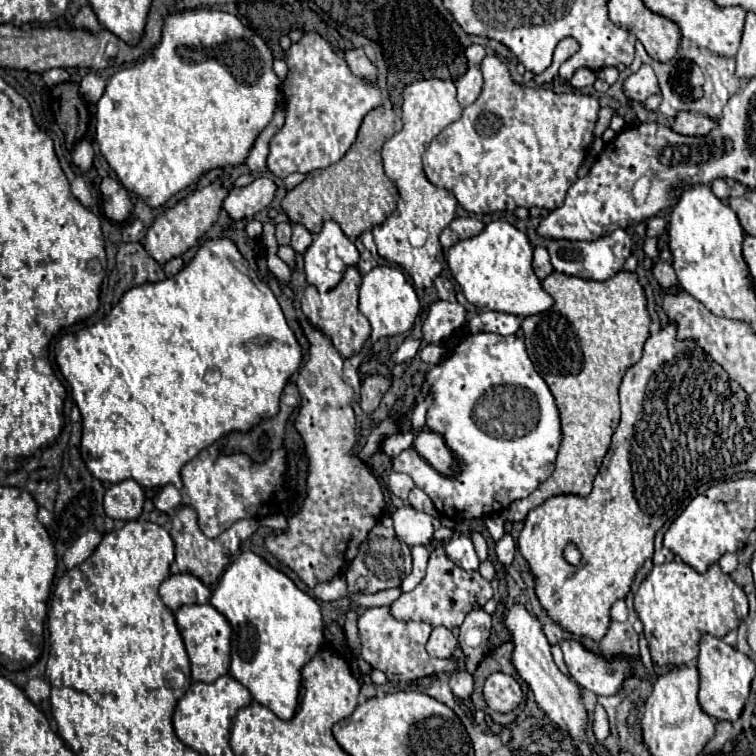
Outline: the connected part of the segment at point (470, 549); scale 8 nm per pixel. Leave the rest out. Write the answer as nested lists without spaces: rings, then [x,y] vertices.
[[[458,536],[458,538],[452,538],[450,542],[444,544],[444,550],[448,554],[448,558],[462,570],[478,570],[478,556],[474,552],[474,546],[470,542],[468,536]]]

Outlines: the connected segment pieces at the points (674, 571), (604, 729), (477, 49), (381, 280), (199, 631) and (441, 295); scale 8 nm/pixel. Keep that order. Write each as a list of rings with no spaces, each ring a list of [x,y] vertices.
[[[672,560],[672,562],[656,564],[648,572],[638,592],[634,594],[634,610],[644,624],[644,638],[648,642],[654,666],[664,670],[668,666],[684,666],[684,664],[694,662],[698,658],[698,642],[704,632],[716,638],[722,638],[730,630],[736,630],[740,622],[748,616],[748,598],[744,590],[730,578],[730,574],[724,574],[720,570],[718,564],[712,564],[704,574],[700,574],[692,570],[688,564],[680,560]]]
[[[596,704],[596,720],[594,720],[594,734],[598,738],[598,742],[604,742],[610,734],[608,730],[608,716],[604,712],[604,708],[600,704]]]
[[[470,44],[466,48],[466,58],[468,58],[470,64],[478,64],[484,56],[486,56],[486,50],[480,44]]]
[[[376,266],[362,278],[360,312],[368,318],[372,332],[361,352],[349,359],[345,359],[343,366],[343,378],[353,388],[356,396],[359,395],[360,391],[361,380],[358,375],[358,368],[362,360],[379,338],[408,332],[414,326],[414,320],[416,320],[416,316],[420,312],[420,302],[418,302],[418,296],[414,292],[414,288],[408,284],[408,280],[406,280],[406,276],[402,274],[400,268]]]
[[[192,604],[182,606],[176,612],[176,626],[182,634],[190,666],[192,666],[192,680],[198,682],[214,682],[218,676],[228,674],[230,670],[230,634],[232,628],[228,620],[212,606],[212,604]]]
[[[438,276],[436,282],[434,282],[434,286],[436,286],[436,292],[438,292],[438,300],[448,300],[448,302],[454,302],[456,300],[454,286],[452,286],[452,282],[448,278]]]

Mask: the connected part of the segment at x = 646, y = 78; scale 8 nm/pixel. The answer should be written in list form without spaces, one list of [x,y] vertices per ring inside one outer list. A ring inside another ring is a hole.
[[[650,64],[640,66],[640,70],[624,82],[624,92],[636,102],[644,102],[648,96],[660,94],[660,84],[652,66]]]

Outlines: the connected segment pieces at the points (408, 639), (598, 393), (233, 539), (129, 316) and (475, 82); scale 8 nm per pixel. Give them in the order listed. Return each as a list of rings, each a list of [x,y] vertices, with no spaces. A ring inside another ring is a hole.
[[[370,608],[360,616],[358,628],[362,640],[362,658],[372,668],[382,670],[390,682],[408,682],[422,676],[457,669],[457,661],[454,658],[432,658],[426,652],[426,642],[432,632],[432,626],[428,626],[426,622],[402,622],[392,618],[390,608]]]
[[[552,272],[542,282],[542,288],[554,298],[554,306],[550,308],[554,314],[536,314],[536,316],[524,318],[522,332],[524,332],[528,356],[532,358],[536,372],[544,378],[544,382],[548,384],[556,400],[560,420],[562,420],[562,444],[558,450],[554,474],[544,484],[540,484],[528,498],[516,500],[503,510],[501,515],[510,522],[524,522],[528,512],[540,506],[550,496],[558,496],[558,494],[588,496],[590,494],[594,476],[598,474],[602,458],[610,448],[610,438],[620,422],[620,406],[618,406],[620,382],[626,370],[642,358],[644,342],[650,336],[648,334],[650,316],[646,310],[646,298],[644,298],[642,286],[638,284],[636,274],[620,272],[608,282],[588,282],[582,278],[572,278],[566,274]]]
[[[182,506],[172,516],[172,528],[170,528],[170,536],[172,536],[174,546],[176,546],[176,560],[170,566],[171,574],[190,572],[208,586],[216,584],[220,580],[220,576],[224,574],[226,564],[231,562],[231,554],[238,552],[244,540],[248,540],[256,530],[258,530],[256,520],[240,520],[240,522],[232,524],[220,538],[204,538],[202,532],[198,530],[196,512],[190,506]]]
[[[210,238],[204,240],[194,254],[194,258],[172,278],[166,278],[162,282],[146,282],[142,286],[134,286],[124,296],[120,302],[110,310],[110,314],[96,322],[94,326],[82,328],[74,334],[64,334],[56,342],[56,364],[66,378],[66,382],[72,388],[72,398],[76,406],[80,408],[82,414],[82,460],[86,462],[88,470],[100,478],[102,482],[122,482],[124,478],[132,478],[140,482],[144,488],[154,488],[154,486],[166,486],[174,484],[178,490],[184,486],[180,470],[186,462],[190,462],[200,450],[212,446],[218,438],[226,436],[230,430],[250,430],[264,414],[276,414],[276,406],[280,402],[280,394],[288,382],[288,378],[298,370],[302,362],[302,352],[296,342],[294,332],[284,320],[284,314],[280,310],[280,304],[272,290],[258,278],[258,274],[250,268],[248,260],[240,254],[236,244],[230,238]],[[208,370],[218,370],[218,380],[208,382]]]
[[[476,66],[468,68],[468,72],[456,80],[456,88],[458,88],[460,106],[462,108],[470,106],[480,96],[480,90],[482,90],[482,74],[480,74],[480,70]]]

